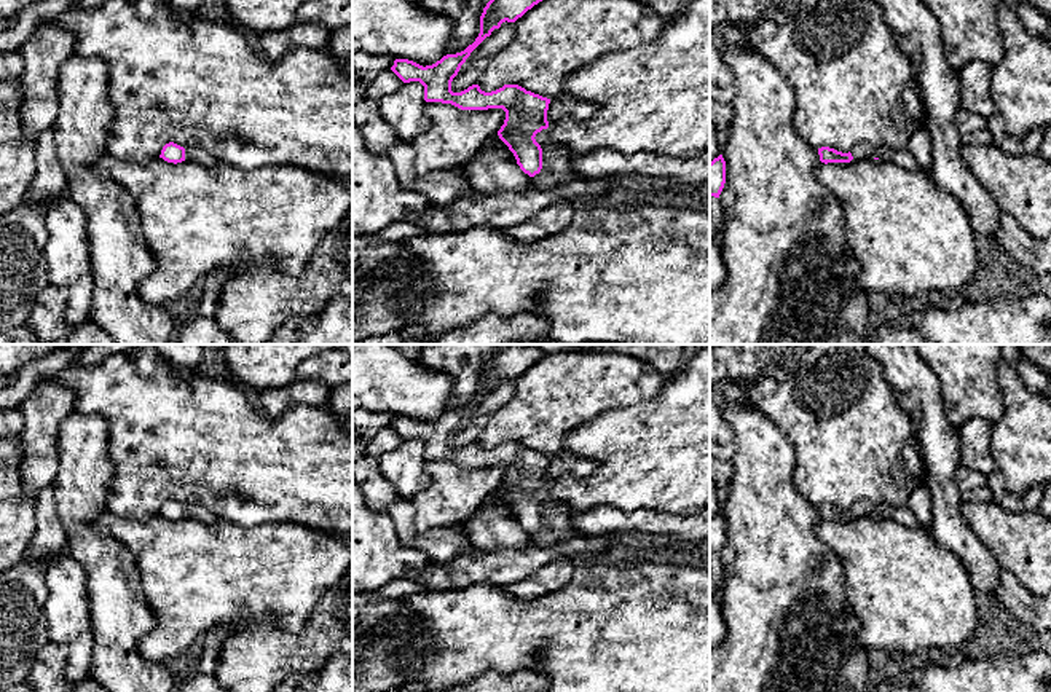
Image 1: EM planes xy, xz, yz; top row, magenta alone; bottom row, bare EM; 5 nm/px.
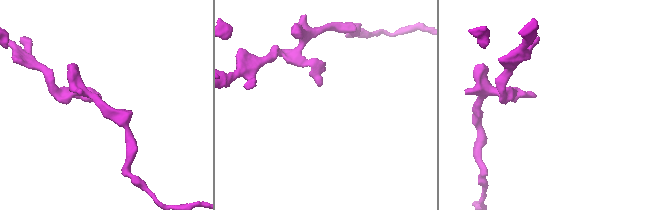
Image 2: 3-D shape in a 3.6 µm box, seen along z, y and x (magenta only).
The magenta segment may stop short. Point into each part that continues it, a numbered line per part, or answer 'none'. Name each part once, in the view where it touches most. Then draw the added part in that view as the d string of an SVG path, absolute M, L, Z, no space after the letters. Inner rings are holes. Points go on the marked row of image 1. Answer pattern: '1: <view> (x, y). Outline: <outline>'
1: xz (557, 171). Outline: M549 128L537 132L534 139L542 148L542 169L533 177L531 188L550 190L581 180L571 167L566 150L552 142Z

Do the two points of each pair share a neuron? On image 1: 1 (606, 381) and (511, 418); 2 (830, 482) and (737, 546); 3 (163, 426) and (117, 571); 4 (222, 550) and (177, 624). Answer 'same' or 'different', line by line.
1: same
2: different
3: different
4: same

